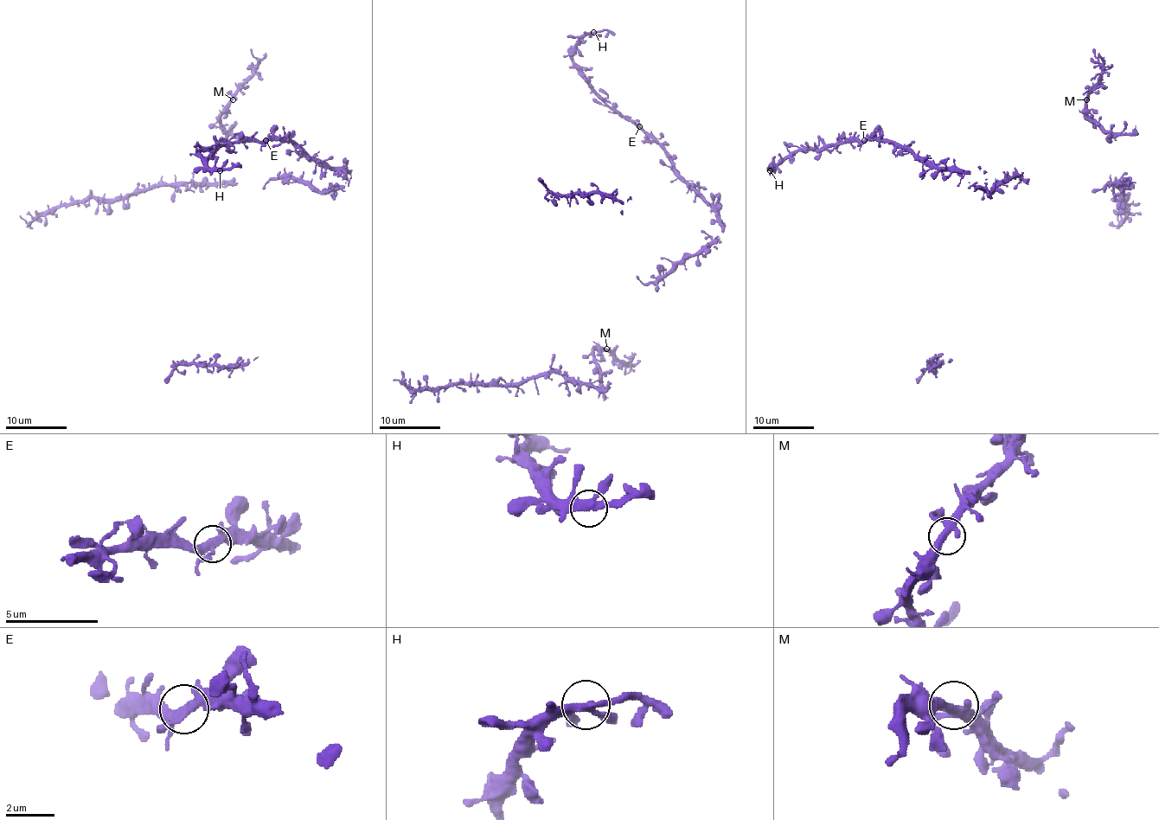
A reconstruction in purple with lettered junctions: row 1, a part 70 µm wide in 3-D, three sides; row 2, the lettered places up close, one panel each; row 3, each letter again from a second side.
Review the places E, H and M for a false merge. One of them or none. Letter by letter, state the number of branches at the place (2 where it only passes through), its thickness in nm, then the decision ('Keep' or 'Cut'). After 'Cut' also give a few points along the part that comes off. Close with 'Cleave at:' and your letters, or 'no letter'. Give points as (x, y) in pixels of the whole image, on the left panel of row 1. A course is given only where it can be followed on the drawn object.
E: Branches: 3. Thickness 300 nm. Keep
H: Branches: 3. Thickness 320 nm. Keep
M: Branches: 3. Thickness 360 nm. Keep
Cleave at: no letter

